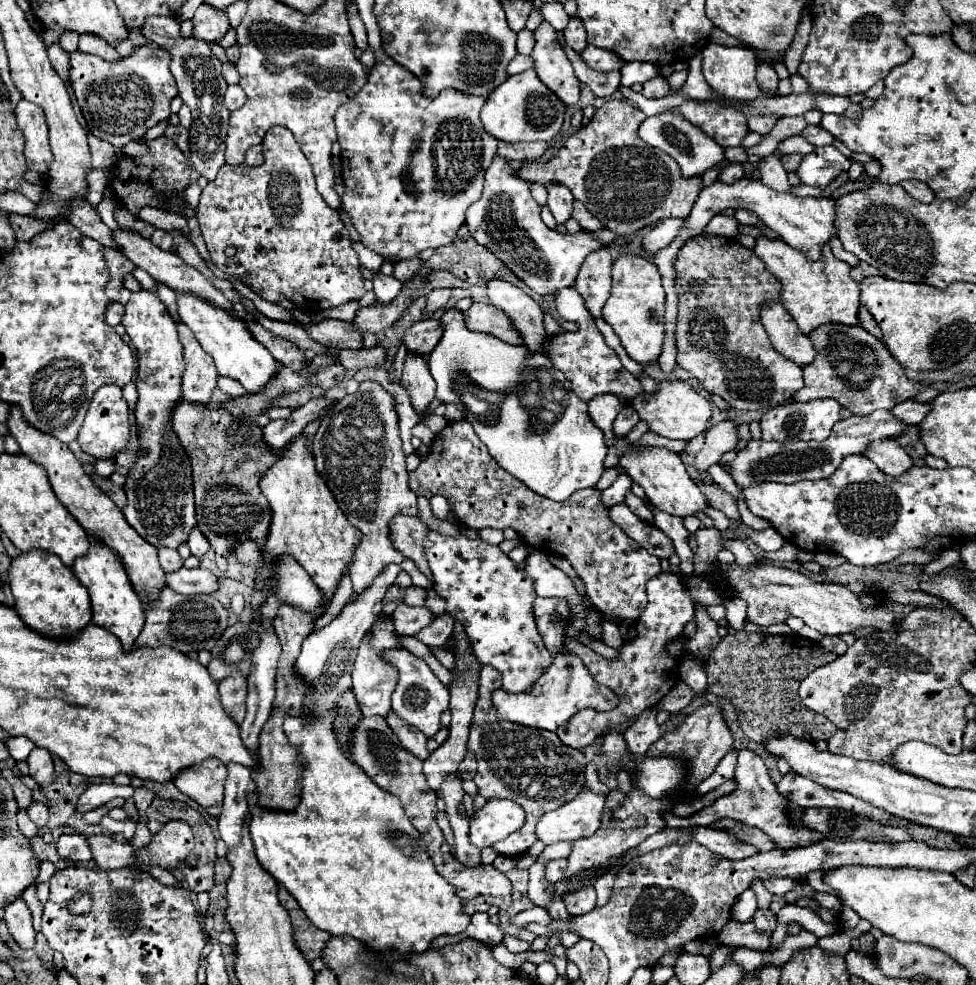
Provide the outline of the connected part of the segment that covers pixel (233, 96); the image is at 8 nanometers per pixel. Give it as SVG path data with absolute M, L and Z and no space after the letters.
M229 85L227 93L223 97L223 103L225 103L225 107L229 111L237 111L245 103L245 99L247 99L247 95L245 95L245 91L239 85Z

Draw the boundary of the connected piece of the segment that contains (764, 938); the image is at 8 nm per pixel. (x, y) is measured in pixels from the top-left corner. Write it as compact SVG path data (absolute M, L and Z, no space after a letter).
M729 921L729 923L721 929L721 933L719 933L719 941L721 941L723 945L749 947L749 949L765 951L765 949L769 949L771 933L761 933L761 931L757 931L757 929L747 929L747 923Z

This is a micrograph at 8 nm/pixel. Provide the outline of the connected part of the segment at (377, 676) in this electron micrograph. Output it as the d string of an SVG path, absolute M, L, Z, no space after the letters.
M383 615L369 629L369 635L365 635L365 639L361 641L357 659L353 663L353 693L359 701L363 717L371 717L371 715L387 717L387 713L391 709L391 693L393 693L395 681L397 681L397 667L391 667L391 663L385 663L385 659L381 659L381 653L399 649L399 647L403 647L403 645L397 641L397 633L395 633L391 615Z

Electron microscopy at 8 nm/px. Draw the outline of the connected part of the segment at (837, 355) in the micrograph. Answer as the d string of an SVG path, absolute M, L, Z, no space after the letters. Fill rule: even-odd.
M829 323L815 329L809 339L817 349L817 357L813 363L803 367L805 387L793 395L795 401L807 403L833 397L853 415L867 415L877 409L893 409L897 403L907 401L925 389L923 385L911 383L899 363L889 355L883 341L867 333L863 327ZM855 367L859 367L861 371L857 371Z

